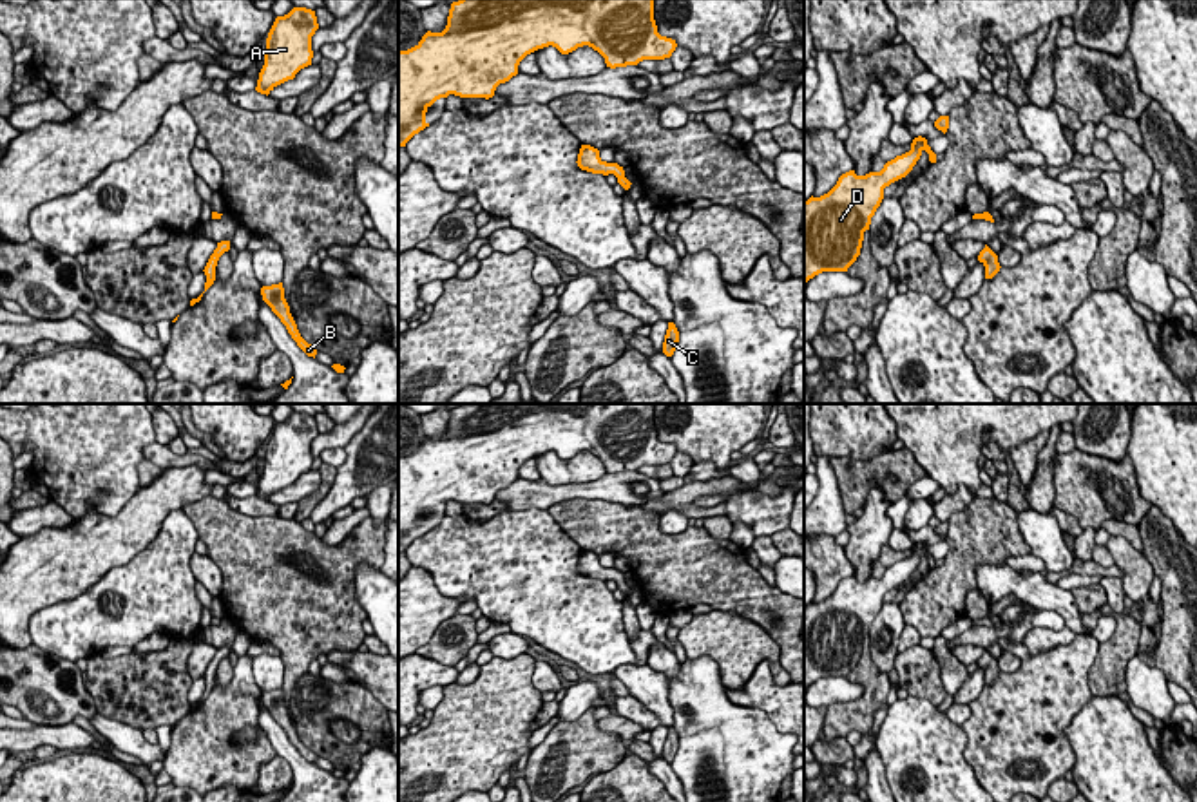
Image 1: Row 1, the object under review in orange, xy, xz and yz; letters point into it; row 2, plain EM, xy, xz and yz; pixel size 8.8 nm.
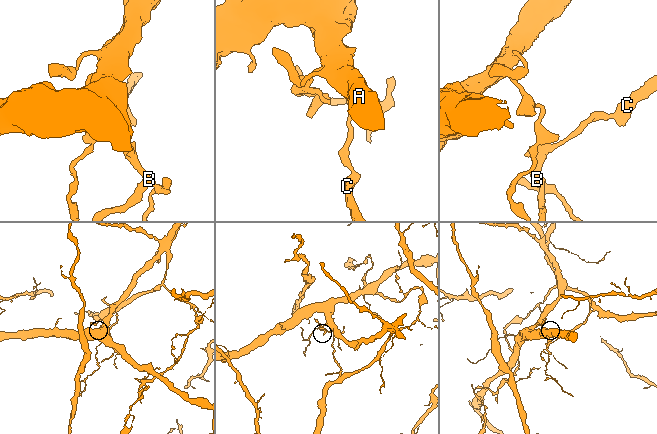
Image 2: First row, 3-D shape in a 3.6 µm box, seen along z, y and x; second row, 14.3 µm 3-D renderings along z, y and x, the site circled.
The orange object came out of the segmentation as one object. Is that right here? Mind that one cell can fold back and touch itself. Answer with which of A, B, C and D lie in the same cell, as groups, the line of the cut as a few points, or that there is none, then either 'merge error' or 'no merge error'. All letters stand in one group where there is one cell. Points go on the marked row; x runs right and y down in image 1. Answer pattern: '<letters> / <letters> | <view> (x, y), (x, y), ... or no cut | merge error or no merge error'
A D / B C | xy (212, 212), (218, 218) | merge error

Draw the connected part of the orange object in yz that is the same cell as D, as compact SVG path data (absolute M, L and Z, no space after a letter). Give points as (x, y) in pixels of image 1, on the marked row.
M918 136L909 152L887 161L880 172L857 176L849 170L828 194L804 201L804 284L822 272L847 272L860 255L884 188L905 177L924 150L936 163L927 139Z

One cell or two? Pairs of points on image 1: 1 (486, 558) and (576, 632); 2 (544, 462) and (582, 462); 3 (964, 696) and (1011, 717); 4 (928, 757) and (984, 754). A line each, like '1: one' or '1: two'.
1: one
2: one
3: two
4: two

